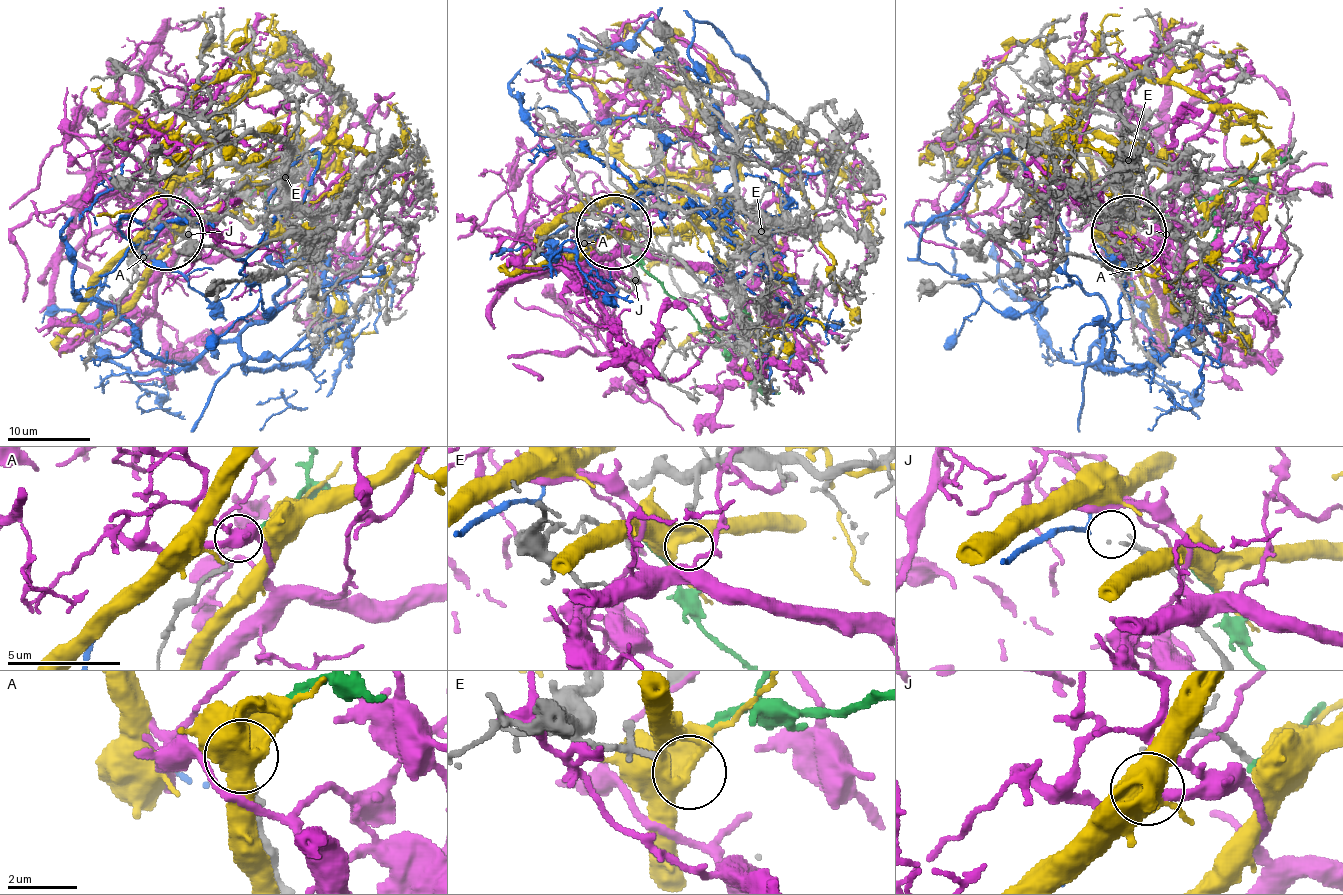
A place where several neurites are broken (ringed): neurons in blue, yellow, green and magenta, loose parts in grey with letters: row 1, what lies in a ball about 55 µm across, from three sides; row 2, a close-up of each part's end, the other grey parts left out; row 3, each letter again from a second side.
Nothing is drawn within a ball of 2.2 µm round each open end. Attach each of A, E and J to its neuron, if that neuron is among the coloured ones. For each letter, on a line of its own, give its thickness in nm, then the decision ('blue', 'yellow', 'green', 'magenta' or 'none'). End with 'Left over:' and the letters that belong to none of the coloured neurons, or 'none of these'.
A: 200 nm thick; none
E: 130 nm thick; none
J: 120 nm thick; blue
Left over: A, E

